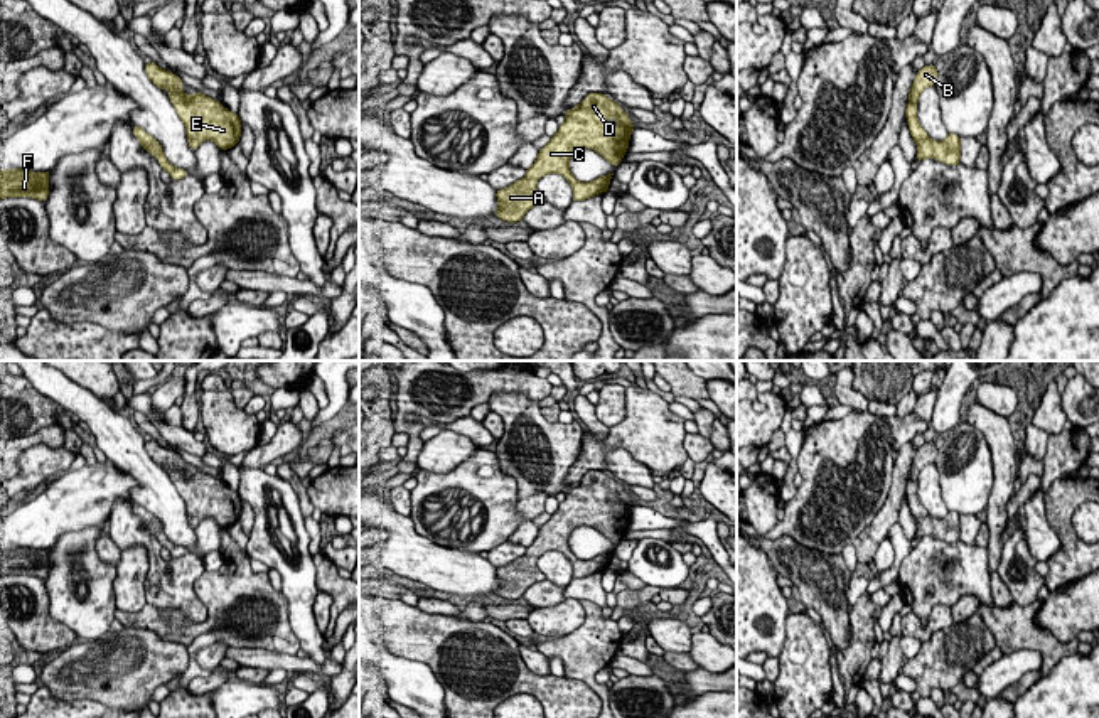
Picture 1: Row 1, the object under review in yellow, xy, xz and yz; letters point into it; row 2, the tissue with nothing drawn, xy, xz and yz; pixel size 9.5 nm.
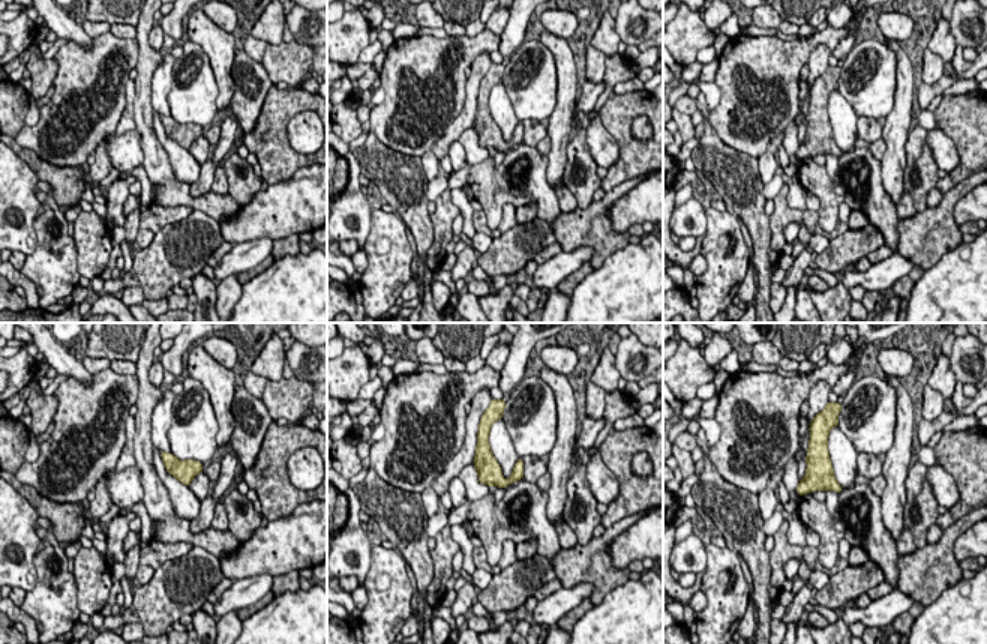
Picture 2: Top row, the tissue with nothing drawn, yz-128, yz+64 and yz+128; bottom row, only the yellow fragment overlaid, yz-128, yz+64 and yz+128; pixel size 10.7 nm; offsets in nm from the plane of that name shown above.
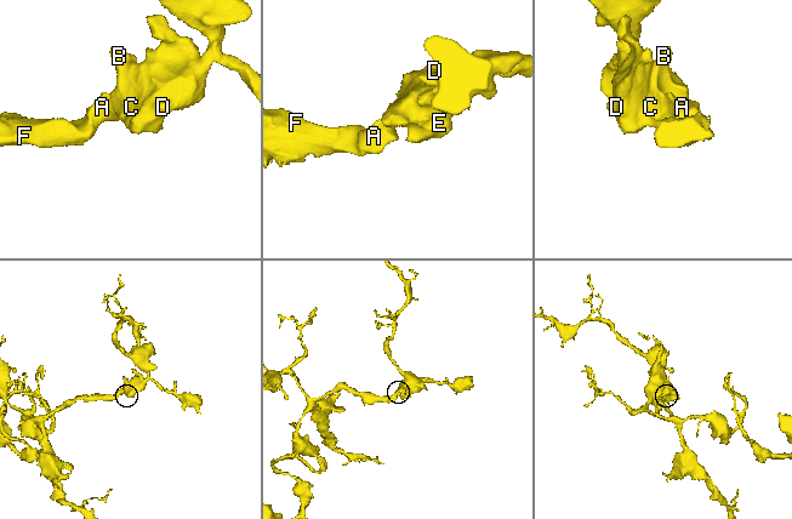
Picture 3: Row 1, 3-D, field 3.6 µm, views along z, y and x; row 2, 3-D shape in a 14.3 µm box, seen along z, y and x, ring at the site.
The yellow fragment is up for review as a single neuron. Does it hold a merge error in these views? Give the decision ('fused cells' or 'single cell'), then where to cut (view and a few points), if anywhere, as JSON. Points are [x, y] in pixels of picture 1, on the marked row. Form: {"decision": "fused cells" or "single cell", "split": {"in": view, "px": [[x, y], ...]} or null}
{"decision": "single cell", "split": null}

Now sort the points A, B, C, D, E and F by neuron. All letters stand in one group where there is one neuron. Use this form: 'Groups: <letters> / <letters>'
Groups: A B C D E F

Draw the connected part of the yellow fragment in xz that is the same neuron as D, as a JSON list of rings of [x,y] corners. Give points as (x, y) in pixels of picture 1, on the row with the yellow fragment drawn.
[[[590,93],[565,116],[565,123],[539,150],[536,162],[526,170],[526,177],[496,192],[499,202],[496,217],[517,222],[531,207],[546,202],[536,189],[536,182],[551,172],[570,182],[573,202],[608,190],[614,172],[592,182],[578,182],[570,172],[568,162],[576,150],[590,148],[617,167],[627,153],[629,138],[635,128],[629,115],[602,93]]]

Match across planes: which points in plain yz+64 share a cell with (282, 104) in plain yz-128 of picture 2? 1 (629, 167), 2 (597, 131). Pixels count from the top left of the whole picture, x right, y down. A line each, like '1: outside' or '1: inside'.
1: inside
2: outside

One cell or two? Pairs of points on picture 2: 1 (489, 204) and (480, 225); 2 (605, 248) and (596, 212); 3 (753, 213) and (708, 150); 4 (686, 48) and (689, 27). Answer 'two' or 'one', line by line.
1: two
2: one
3: one
4: one

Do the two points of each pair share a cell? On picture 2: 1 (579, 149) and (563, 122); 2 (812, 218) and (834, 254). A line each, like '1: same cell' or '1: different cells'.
1: different cells
2: different cells

